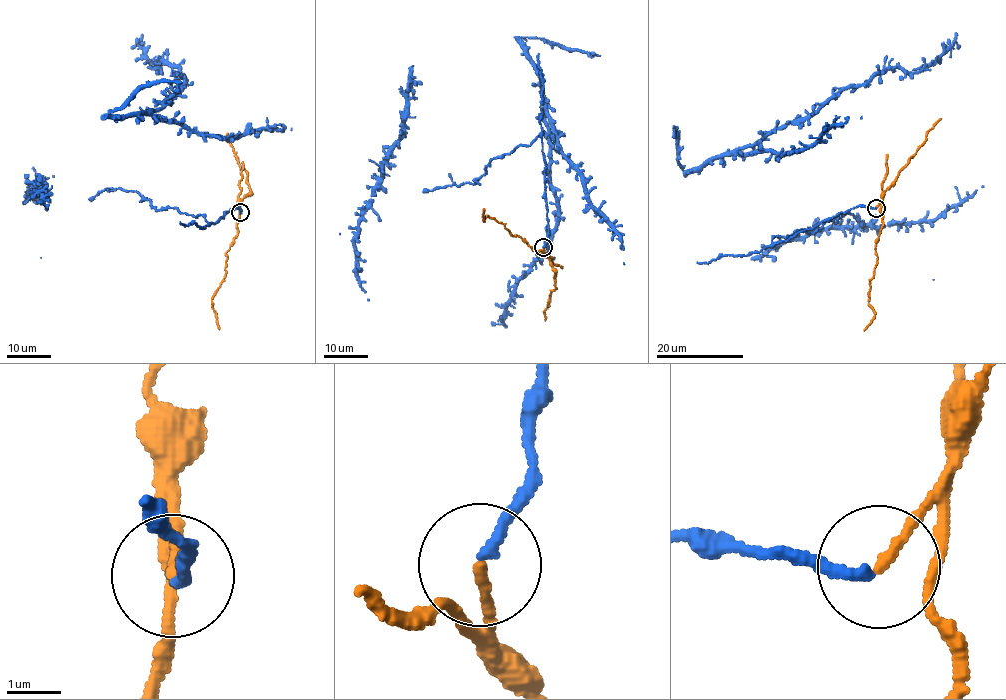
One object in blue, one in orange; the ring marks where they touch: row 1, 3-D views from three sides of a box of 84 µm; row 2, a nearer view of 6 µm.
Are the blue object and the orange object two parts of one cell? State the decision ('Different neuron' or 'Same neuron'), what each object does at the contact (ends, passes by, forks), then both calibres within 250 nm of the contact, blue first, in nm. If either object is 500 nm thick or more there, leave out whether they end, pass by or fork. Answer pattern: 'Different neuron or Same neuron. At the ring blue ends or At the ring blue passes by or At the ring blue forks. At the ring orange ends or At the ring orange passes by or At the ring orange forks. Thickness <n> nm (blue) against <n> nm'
Same neuron. At the ring blue ends. At the ring orange ends. Thickness 190 nm (blue) against 180 nm

